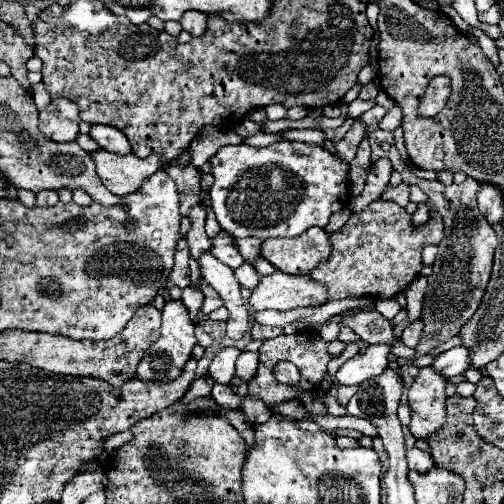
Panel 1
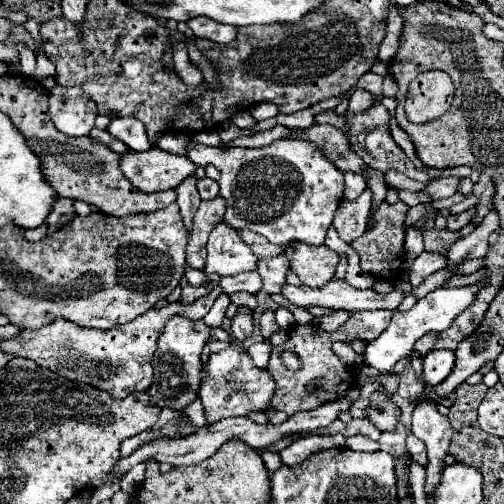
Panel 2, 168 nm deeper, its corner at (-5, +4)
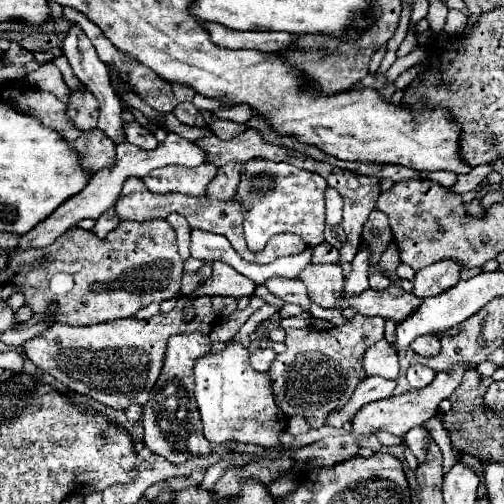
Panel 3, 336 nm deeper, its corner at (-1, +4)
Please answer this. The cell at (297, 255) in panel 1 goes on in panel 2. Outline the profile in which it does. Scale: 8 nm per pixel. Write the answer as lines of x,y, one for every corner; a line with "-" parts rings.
297,243
291,253
291,269
303,281
303,285
321,289
335,277
339,255
329,247
321,245
317,249

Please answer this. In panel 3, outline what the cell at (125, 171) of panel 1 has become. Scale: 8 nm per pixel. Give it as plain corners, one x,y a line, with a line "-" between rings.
203,163
195,169
179,167
179,165
165,165
161,169
153,169
141,181
153,193
185,193
193,197
205,195
209,181
215,177
217,167
211,163

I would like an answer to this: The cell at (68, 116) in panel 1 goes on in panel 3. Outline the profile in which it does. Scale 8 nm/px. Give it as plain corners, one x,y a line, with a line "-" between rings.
73,91
67,99
67,117
77,129
89,131
97,127
99,117
99,103
89,91

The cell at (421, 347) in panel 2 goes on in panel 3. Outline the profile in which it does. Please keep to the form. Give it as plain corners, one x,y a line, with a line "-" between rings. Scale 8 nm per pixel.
423,335
423,337
417,337
411,345
411,349
417,353
417,355
435,355
439,353
439,337
437,335

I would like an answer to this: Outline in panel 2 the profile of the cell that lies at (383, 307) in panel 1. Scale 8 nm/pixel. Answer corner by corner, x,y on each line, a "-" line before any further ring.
473,283
473,285
463,285
463,287
439,287
431,293
427,293
425,297
421,297
409,311
405,311
405,313
393,311
393,319
391,319
389,327
375,341
367,343
367,351
363,355
365,363
375,367
379,373
389,373
399,359
413,355
415,343
419,337
423,337
425,333
431,333
431,331
439,333
439,331
447,329
475,301
475,297
481,289
483,289
483,283

